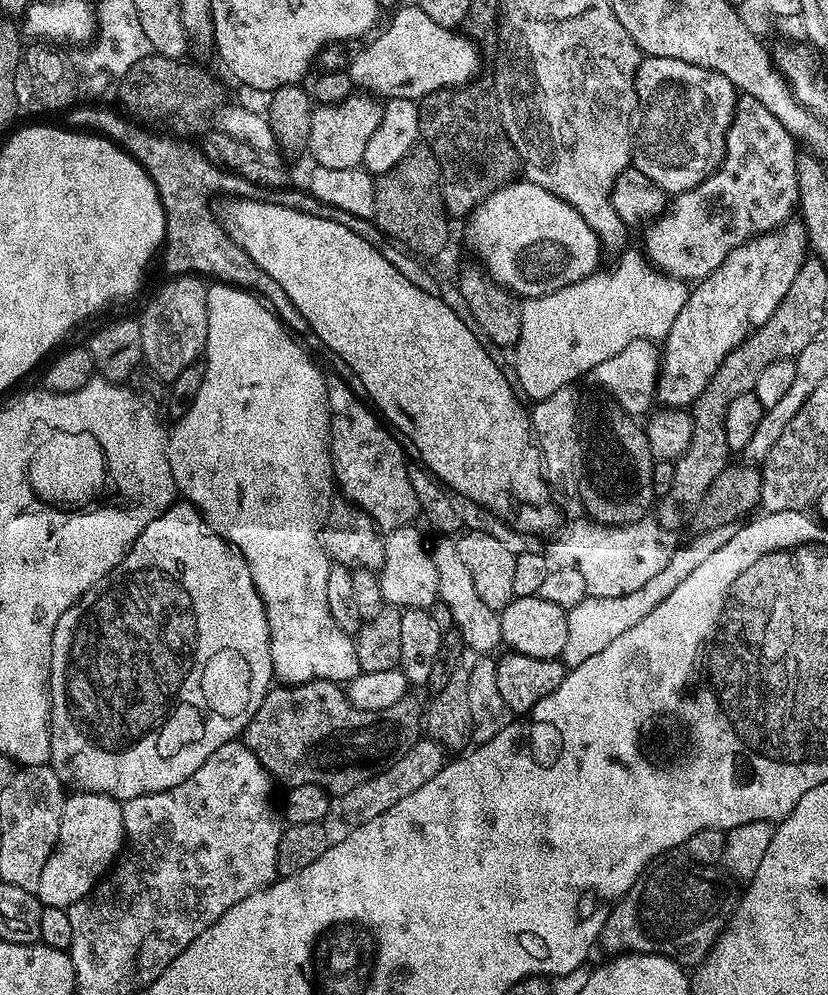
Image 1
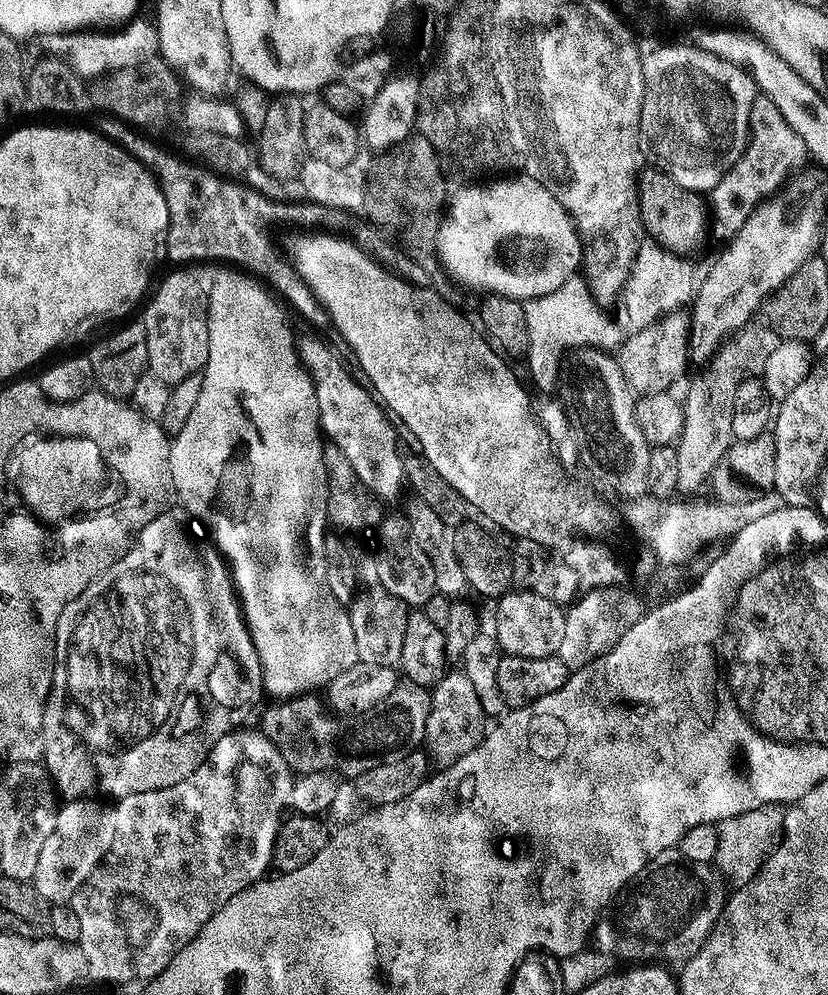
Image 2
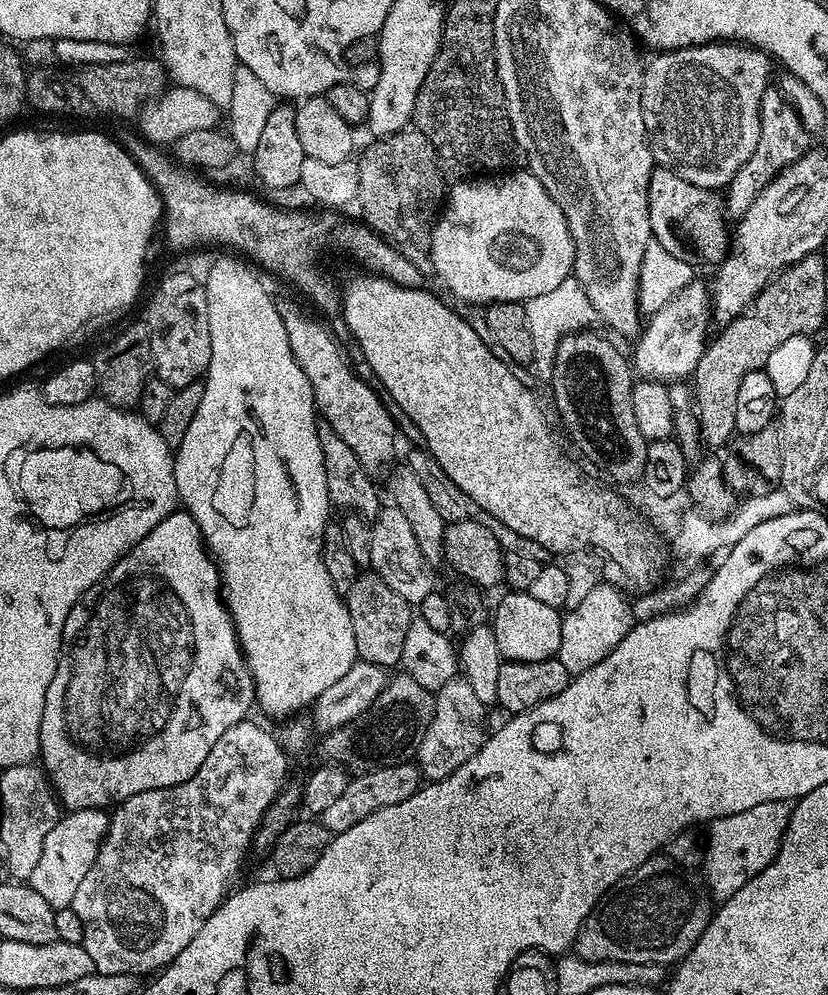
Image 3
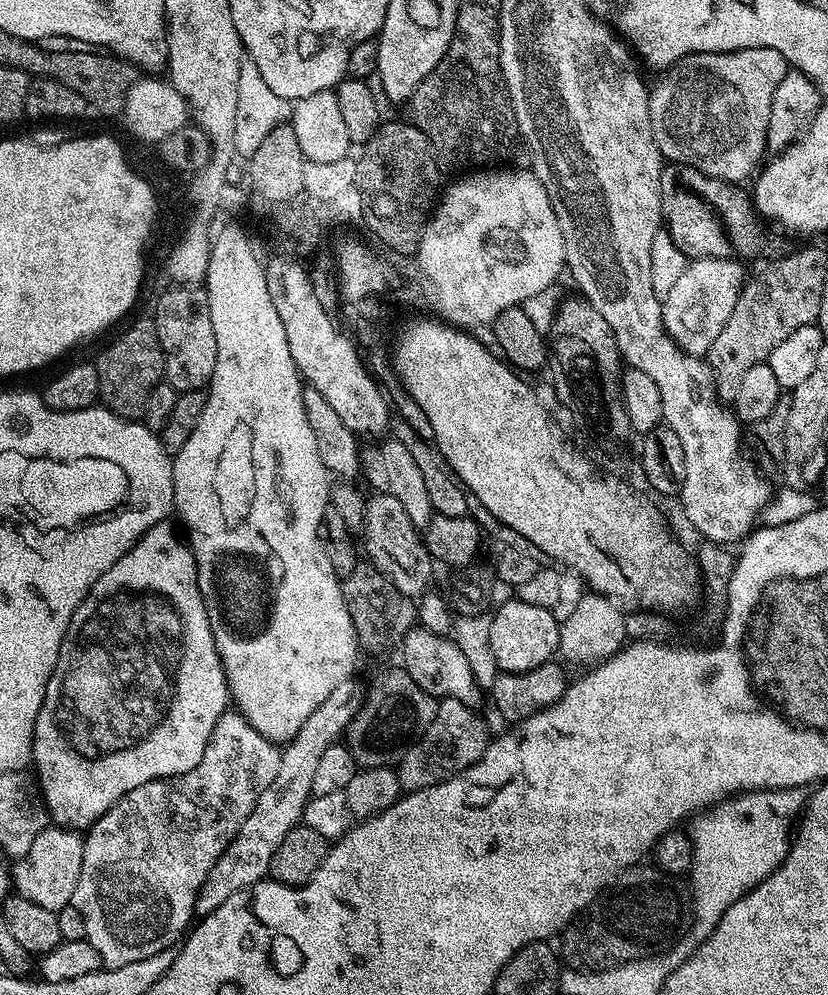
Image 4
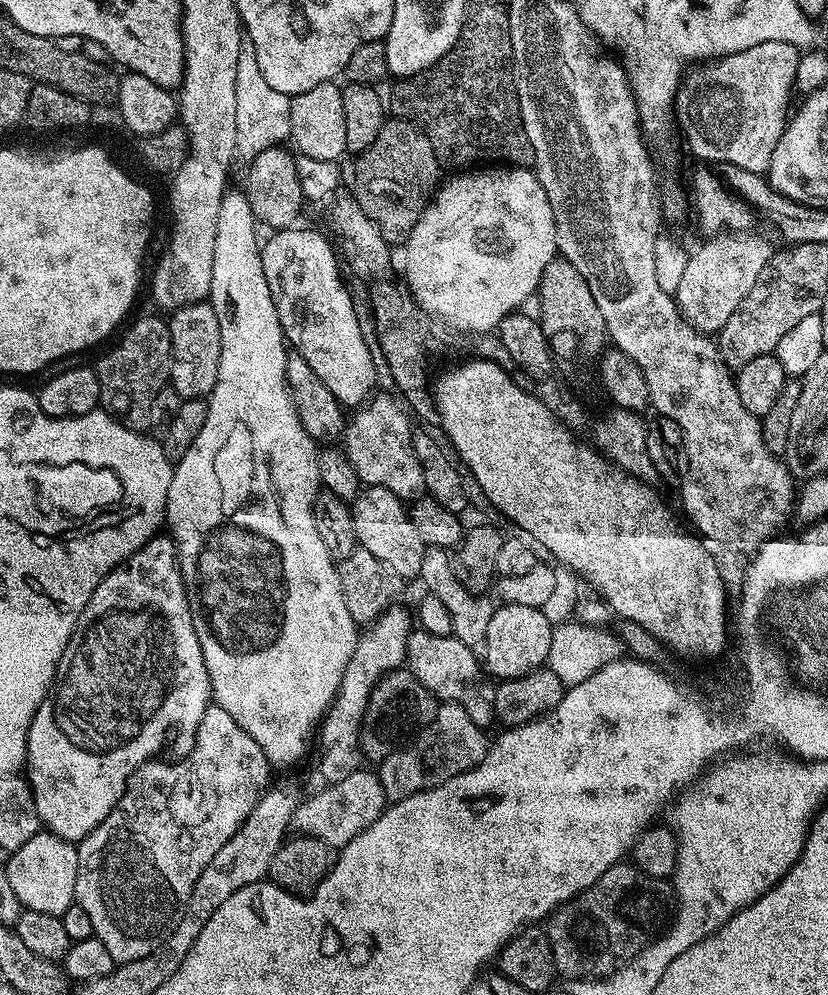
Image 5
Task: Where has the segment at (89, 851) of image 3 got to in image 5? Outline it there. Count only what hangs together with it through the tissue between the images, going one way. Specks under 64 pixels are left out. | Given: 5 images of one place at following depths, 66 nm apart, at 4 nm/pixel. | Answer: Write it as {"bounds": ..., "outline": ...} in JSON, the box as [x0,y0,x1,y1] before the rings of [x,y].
{"bounds":[6,830,80,917],"outline":[[[41,830],[16,852],[7,857],[6,867],[10,887],[18,894],[18,902],[29,912],[54,914],[63,917],[64,911],[76,899],[76,879],[80,865],[79,847],[47,830]]]}

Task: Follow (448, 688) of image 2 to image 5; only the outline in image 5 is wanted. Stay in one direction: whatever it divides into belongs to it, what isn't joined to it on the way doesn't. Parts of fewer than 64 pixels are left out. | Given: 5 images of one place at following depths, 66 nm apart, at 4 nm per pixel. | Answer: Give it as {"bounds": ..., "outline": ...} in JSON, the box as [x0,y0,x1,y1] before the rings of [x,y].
{"bounds":[378,703,490,802],"outline":[[[441,703],[437,707],[436,717],[411,743],[379,761],[378,775],[385,797],[392,802],[405,800],[410,794],[442,786],[442,782],[450,782],[450,778],[466,774],[471,768],[478,766],[482,758],[486,758],[490,740],[484,735],[485,729],[478,727],[474,718],[470,718],[470,714],[466,714],[460,704]]]}

